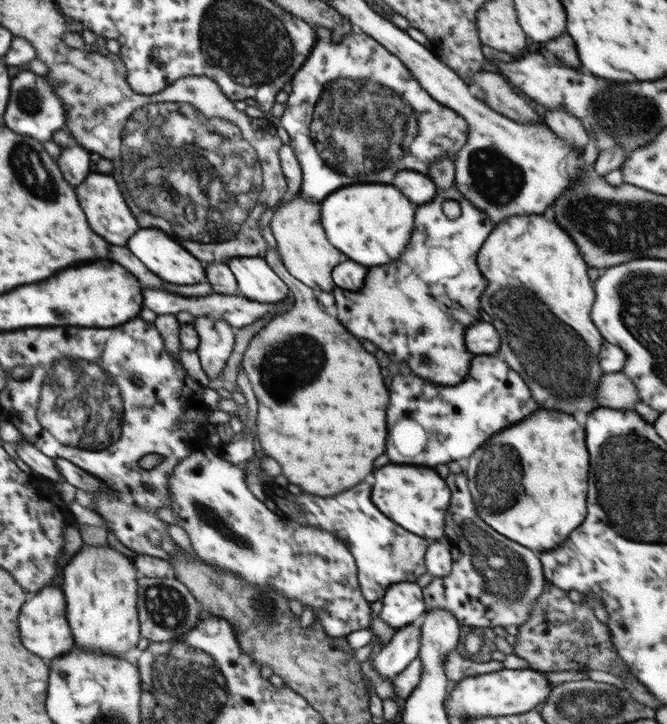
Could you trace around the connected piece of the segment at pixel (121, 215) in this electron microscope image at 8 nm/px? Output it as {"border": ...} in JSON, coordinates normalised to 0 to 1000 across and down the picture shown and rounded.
{"border":[[[135,239],[132,246],[114,260],[114,265],[120,265],[120,282],[126,282],[126,293],[132,293],[138,315],[144,315],[144,323],[156,326],[156,331],[162,331],[165,337],[189,340],[192,329],[213,315],[211,311],[207,312],[201,294],[195,293],[192,282],[186,279],[183,265],[168,240]]]}

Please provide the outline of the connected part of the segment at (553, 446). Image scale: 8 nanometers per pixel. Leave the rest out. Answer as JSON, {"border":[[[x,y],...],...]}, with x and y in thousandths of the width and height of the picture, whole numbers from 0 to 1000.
{"border":[[[807,566],[792,580],[736,602],[702,631],[702,648],[697,653],[702,657],[702,674],[711,688],[714,710],[753,740],[789,757],[814,762],[840,754],[855,740],[855,735],[876,721],[882,649],[885,638],[876,591],[846,569]]]}

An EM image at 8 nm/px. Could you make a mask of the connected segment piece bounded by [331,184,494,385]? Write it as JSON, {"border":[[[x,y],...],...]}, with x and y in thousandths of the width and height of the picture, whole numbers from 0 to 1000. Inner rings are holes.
{"border":[[[678,254],[672,262],[655,260],[654,273],[639,285],[627,285],[624,290],[624,318],[618,320],[612,345],[606,354],[600,354],[600,359],[594,359],[594,365],[555,370],[540,403],[507,395],[499,398],[496,405],[502,412],[504,438],[531,464],[561,472],[585,492],[585,497],[609,500],[624,519],[663,532],[681,532],[700,519],[711,493],[696,475],[696,460],[700,450],[723,442],[720,412],[732,390],[717,370],[715,356],[741,309],[723,290],[717,290],[687,265],[684,254]],[[669,276],[690,280],[687,301],[669,298],[663,289],[663,280]]]}

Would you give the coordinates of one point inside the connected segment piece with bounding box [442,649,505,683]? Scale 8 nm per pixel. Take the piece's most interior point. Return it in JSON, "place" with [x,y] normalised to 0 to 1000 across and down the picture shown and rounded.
{"place":[682,923]}

